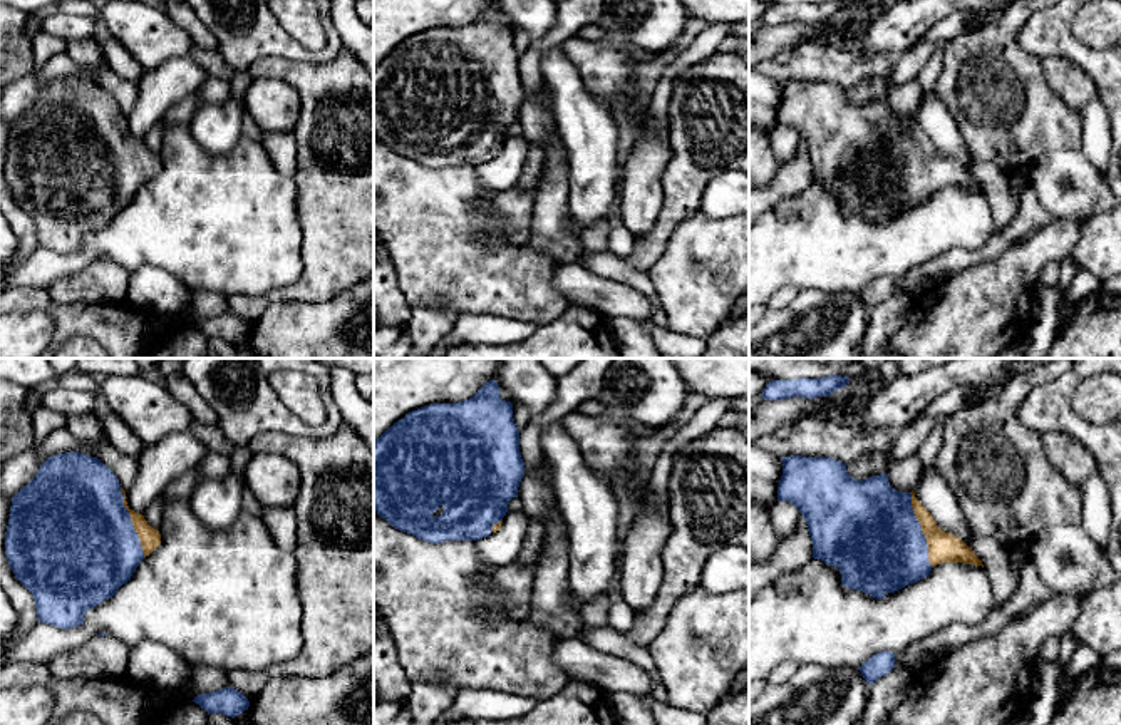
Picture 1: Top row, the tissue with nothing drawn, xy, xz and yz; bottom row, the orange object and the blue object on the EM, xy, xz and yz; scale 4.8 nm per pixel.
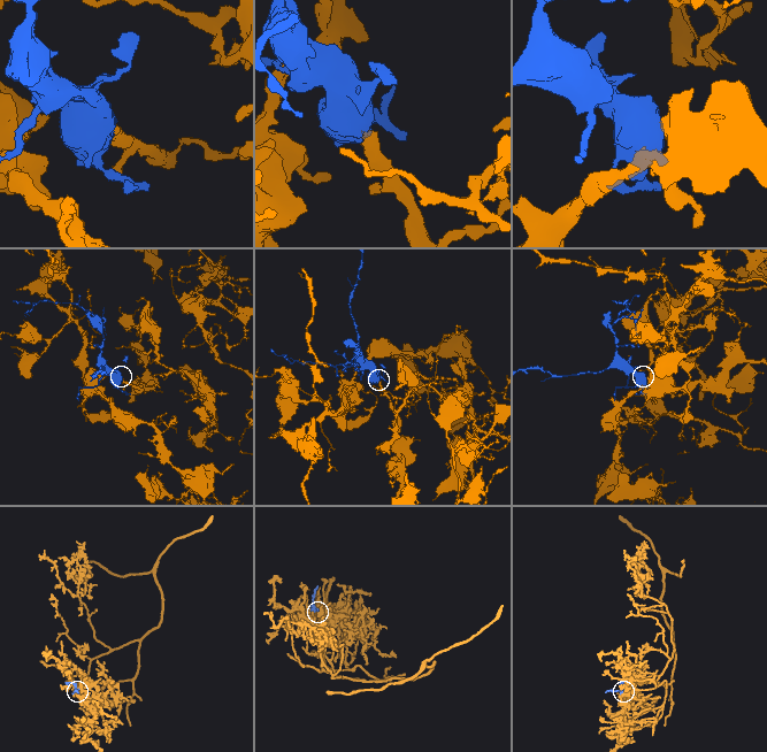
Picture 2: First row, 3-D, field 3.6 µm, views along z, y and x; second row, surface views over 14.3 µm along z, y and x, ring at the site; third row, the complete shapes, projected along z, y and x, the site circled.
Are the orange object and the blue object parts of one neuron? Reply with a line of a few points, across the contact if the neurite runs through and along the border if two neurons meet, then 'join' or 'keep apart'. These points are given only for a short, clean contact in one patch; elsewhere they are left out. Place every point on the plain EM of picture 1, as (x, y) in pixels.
line yz (942, 171), (922, 154), (870, 158); join

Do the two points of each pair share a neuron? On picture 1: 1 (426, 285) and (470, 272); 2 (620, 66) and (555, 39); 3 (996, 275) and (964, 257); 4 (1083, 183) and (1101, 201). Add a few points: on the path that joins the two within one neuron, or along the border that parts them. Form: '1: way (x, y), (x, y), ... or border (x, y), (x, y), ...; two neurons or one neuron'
1: way (436, 275), (439, 272), (459, 272); one neuron
2: border (575, 35), (562, 46); two neurons
3: border (1012, 243), (997, 257), (971, 265), (952, 277); two neurons
4: way (1088, 188), (1096, 196); one neuron

